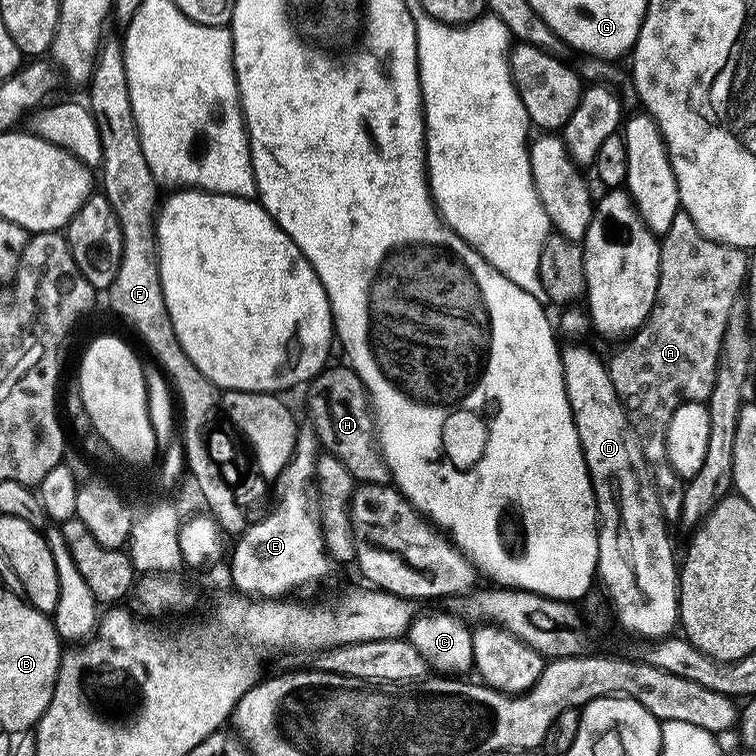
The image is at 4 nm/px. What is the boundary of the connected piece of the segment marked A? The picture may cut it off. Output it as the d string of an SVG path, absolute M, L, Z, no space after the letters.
M682 210L677 212L674 222L670 222L670 230L663 233L660 240L658 290L648 319L641 328L636 329L634 335L627 341L629 344L613 360L607 361L610 382L614 382L614 390L624 402L628 420L642 446L642 454L651 471L652 482L656 485L662 514L669 522L680 519L685 481L668 465L666 450L668 423L679 404L707 401L709 394L714 390L716 369L720 366L724 351L724 335L729 320L734 316L732 307L735 306L739 296L741 299L742 289L748 279L750 263L748 256L749 253L745 249L719 244L706 238L696 229L694 222L686 213Z

